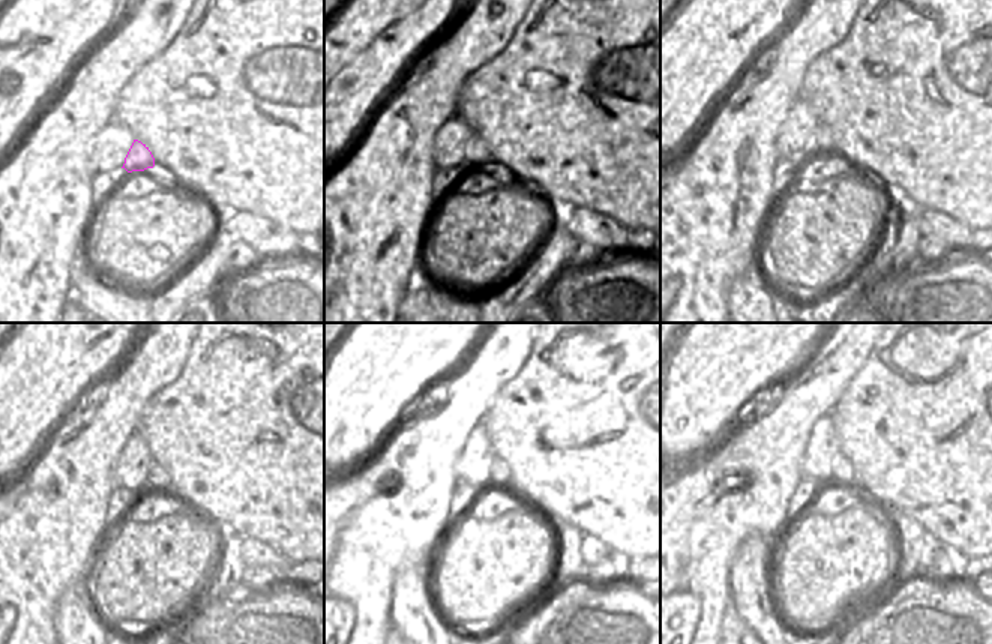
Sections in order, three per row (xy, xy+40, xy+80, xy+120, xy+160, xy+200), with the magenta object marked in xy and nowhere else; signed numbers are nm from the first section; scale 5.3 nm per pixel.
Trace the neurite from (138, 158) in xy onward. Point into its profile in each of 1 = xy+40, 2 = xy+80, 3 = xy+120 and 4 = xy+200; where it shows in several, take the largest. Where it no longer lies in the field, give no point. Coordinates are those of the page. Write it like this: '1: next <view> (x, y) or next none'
1: next xy+40 (476, 153)
2: next xy+80 (823, 141)
3: next xy+120 (158, 479)
4: next xy+200 (841, 472)

